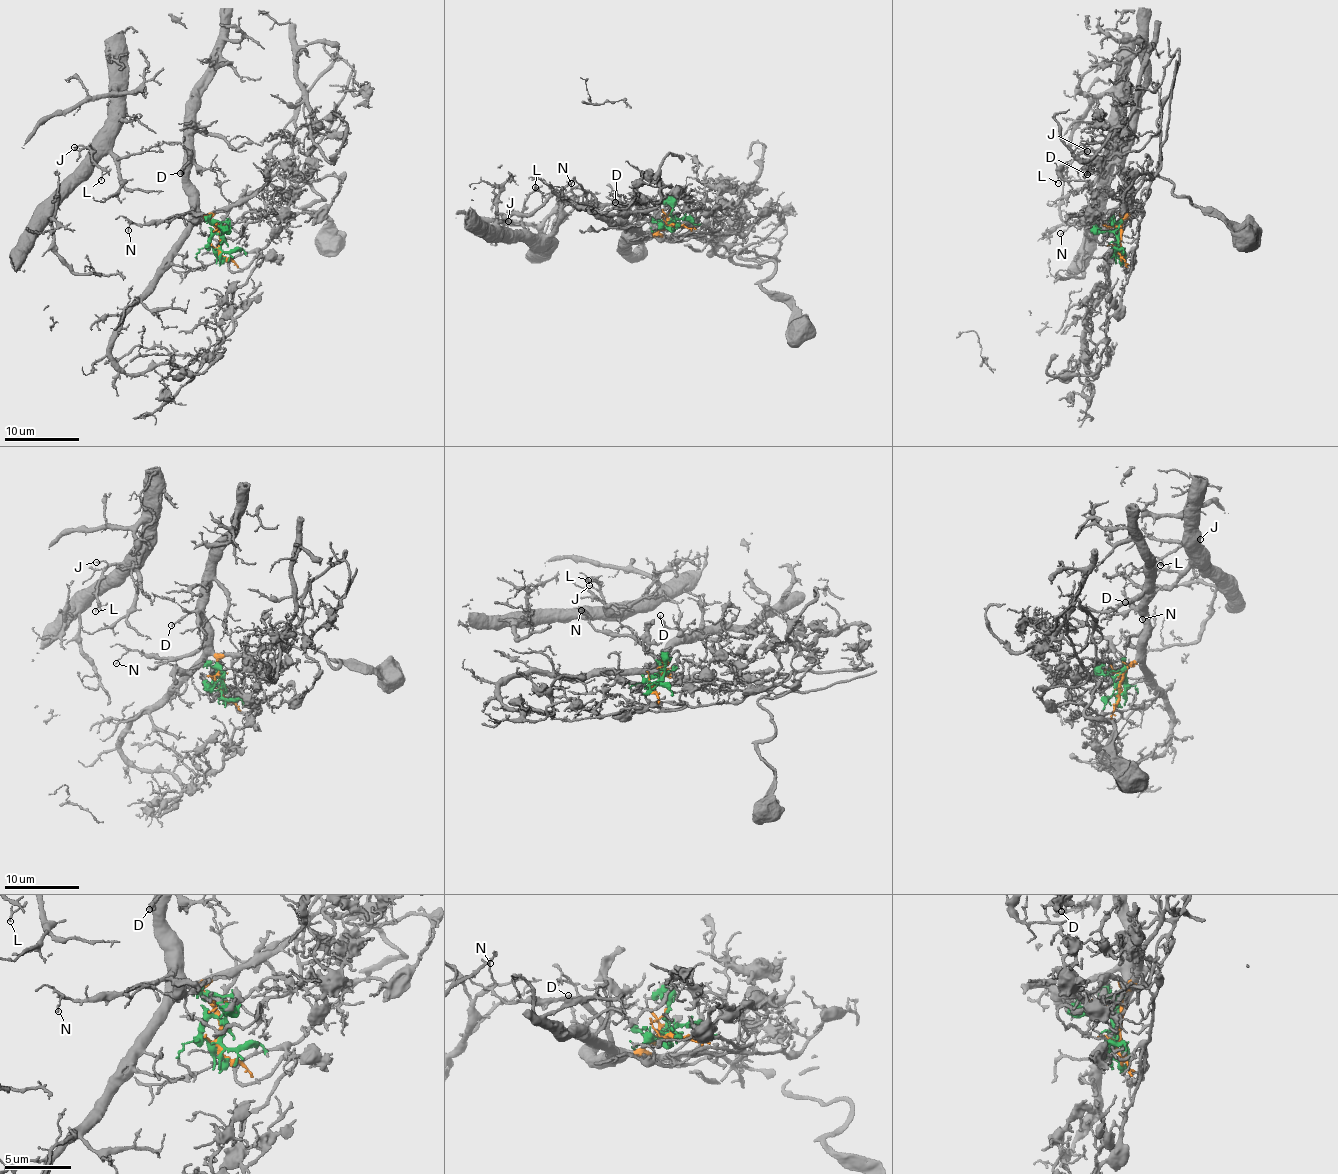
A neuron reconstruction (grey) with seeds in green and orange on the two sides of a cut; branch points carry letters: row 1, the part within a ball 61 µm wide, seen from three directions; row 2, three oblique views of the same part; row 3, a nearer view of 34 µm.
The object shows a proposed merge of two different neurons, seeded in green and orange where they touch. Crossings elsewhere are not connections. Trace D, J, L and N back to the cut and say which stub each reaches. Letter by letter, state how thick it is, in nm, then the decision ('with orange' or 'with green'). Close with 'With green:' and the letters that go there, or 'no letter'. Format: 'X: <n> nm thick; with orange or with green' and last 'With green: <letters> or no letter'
D: 140 nm thick; with orange
J: 140 nm thick; with orange
L: 90 nm thick; with orange
N: 120 nm thick; with orange
With green: no letter

